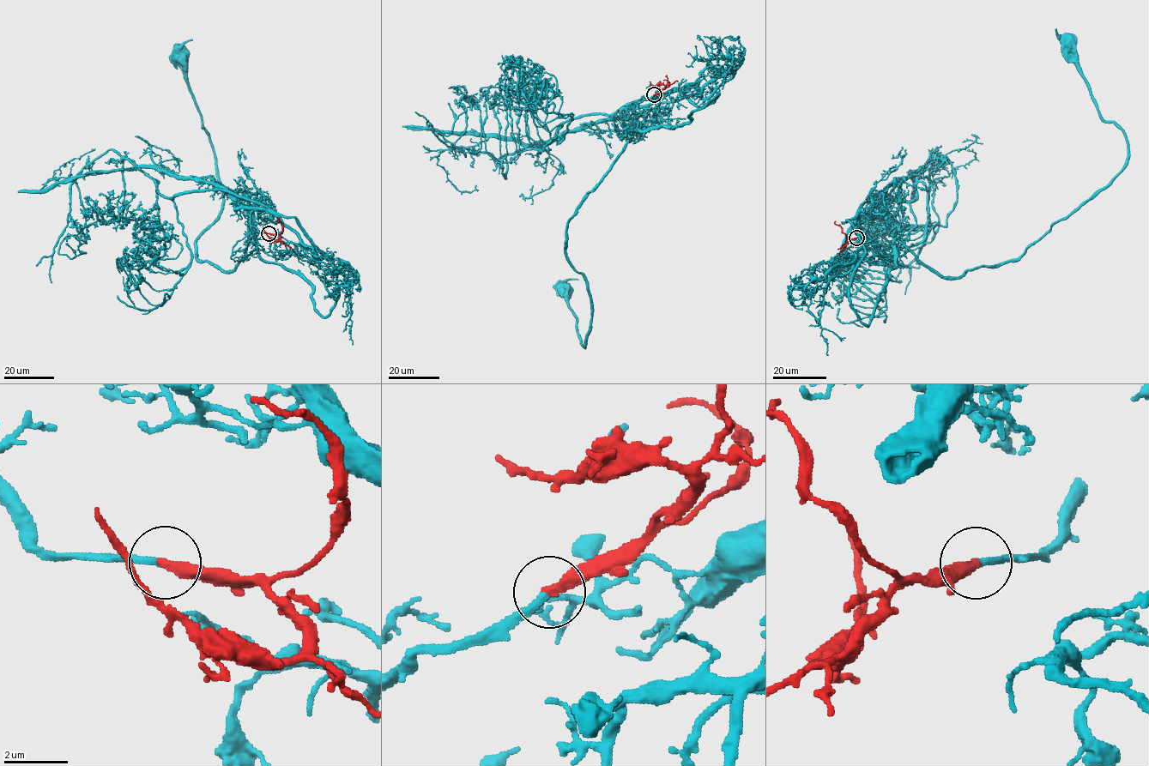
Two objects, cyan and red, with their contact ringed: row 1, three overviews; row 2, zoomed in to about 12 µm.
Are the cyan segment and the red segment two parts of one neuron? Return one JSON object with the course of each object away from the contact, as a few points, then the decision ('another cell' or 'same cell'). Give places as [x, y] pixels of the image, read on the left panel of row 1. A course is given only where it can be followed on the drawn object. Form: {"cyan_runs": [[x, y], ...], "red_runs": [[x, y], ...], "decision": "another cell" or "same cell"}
{"cyan_runs": [[269, 233], [238, 207], [251, 232], [234, 268], [197, 257], [223, 188], [178, 55]], "red_runs": [[269, 233], [280, 239], [273, 240], [263, 229]], "decision": "same cell"}

